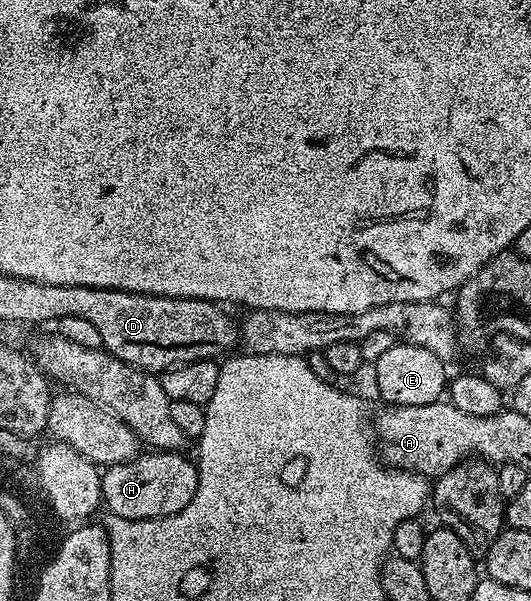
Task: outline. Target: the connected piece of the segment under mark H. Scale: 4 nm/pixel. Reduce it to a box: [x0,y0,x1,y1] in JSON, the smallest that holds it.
[100,451,198,520]

